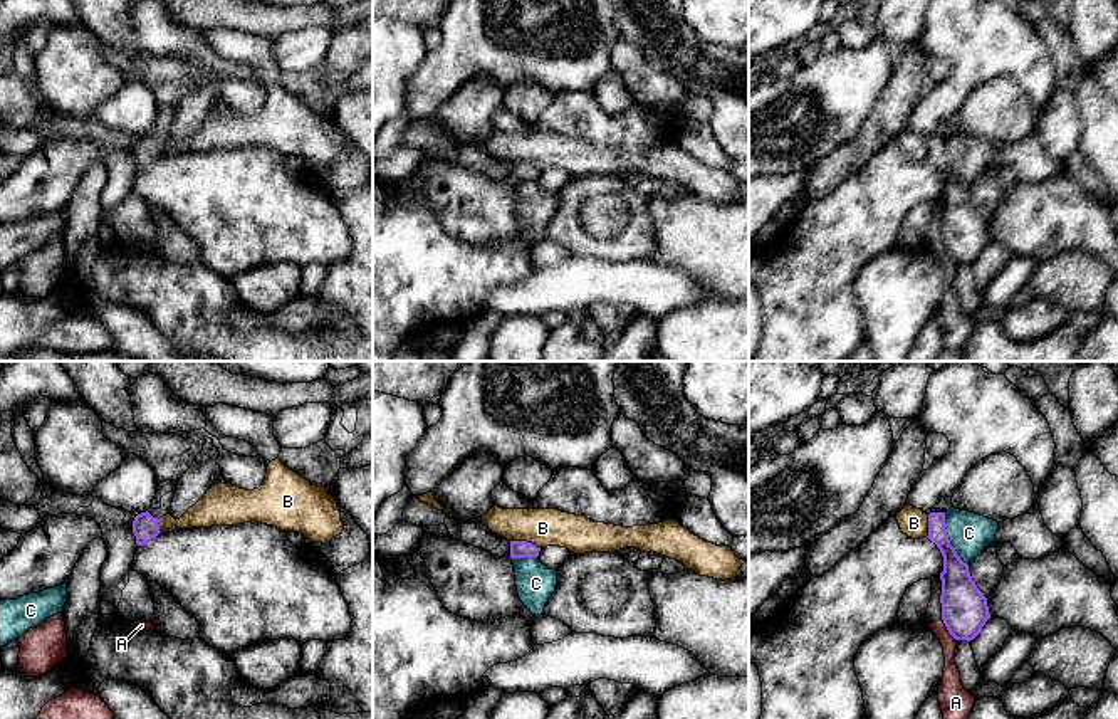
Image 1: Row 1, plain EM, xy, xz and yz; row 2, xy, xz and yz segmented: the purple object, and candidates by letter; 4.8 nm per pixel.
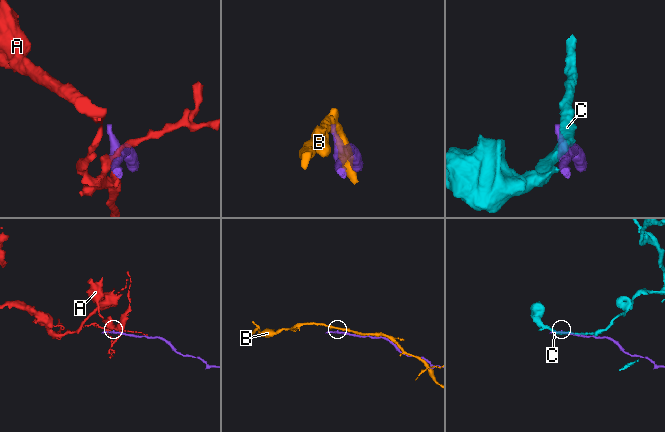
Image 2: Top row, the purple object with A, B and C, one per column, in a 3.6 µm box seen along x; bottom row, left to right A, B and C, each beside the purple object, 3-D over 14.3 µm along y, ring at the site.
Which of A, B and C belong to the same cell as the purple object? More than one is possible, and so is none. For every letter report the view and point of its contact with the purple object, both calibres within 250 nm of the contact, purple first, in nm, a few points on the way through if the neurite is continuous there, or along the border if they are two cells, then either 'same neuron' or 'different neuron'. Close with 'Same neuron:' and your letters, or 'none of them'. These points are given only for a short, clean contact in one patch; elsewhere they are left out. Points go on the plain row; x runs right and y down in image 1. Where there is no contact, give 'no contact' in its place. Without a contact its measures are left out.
A: yz (947, 252) | 220/90 nm | different neuron
B: xz (526, 165) | 80/180 nm | different neuron
C: yz (949, 163) | 170/200 nm | along yz (944, 136), (949, 167), (967, 188) | different neuron
Same neuron: none of them

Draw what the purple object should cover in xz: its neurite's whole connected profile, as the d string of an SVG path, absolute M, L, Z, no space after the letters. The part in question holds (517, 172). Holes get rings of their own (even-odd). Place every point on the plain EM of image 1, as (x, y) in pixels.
M510 165L510 181L537 181L541 171L527 165Z

